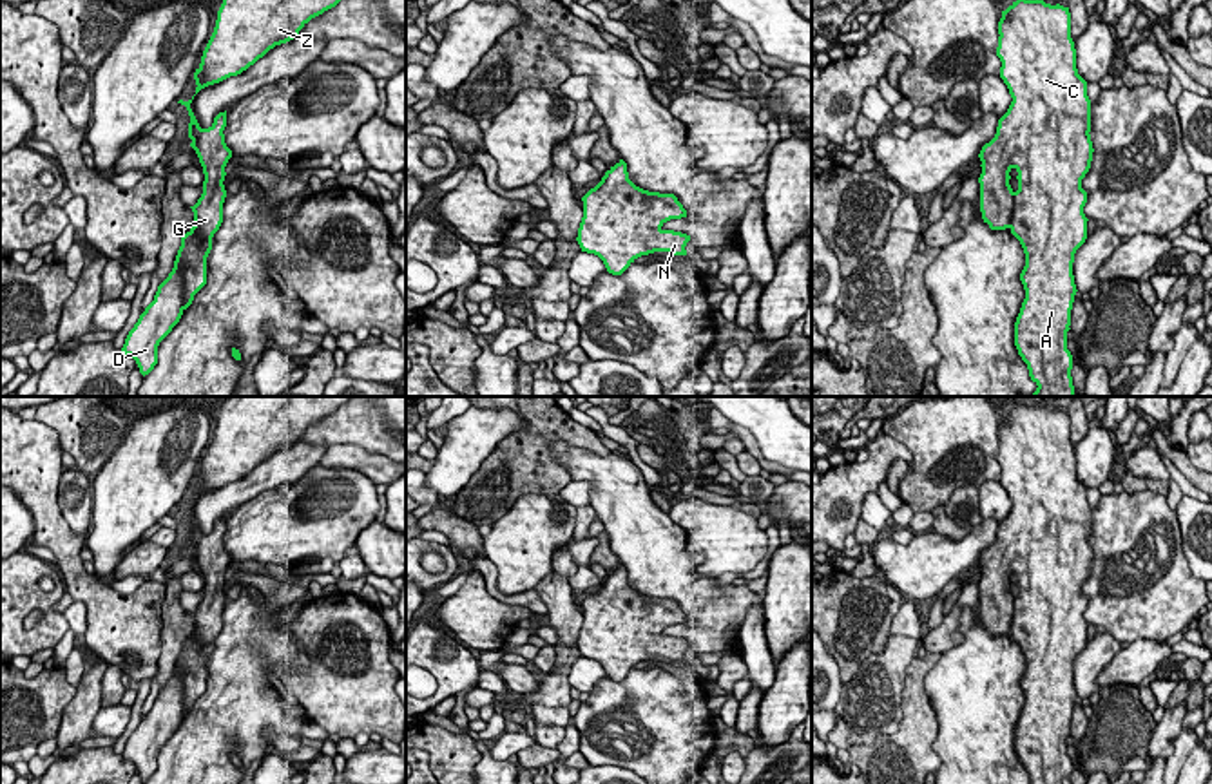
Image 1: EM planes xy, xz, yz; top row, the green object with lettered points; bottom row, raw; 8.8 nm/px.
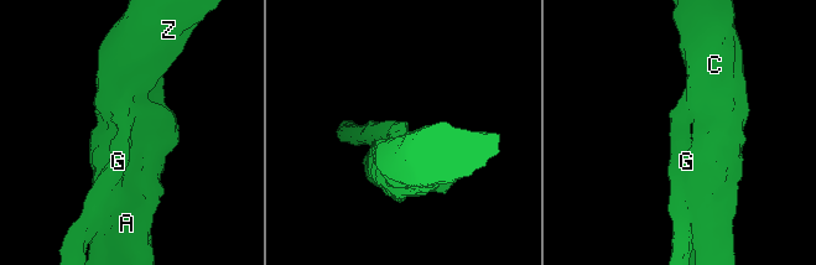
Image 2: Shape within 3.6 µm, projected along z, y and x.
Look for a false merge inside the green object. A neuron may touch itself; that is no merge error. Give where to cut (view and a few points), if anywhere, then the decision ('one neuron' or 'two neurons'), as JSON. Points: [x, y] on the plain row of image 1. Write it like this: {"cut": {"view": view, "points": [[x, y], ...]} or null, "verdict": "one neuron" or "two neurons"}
{"cut": null, "verdict": "one neuron"}

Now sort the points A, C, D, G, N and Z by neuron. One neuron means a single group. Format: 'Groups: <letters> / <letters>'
Groups: A C D G N Z

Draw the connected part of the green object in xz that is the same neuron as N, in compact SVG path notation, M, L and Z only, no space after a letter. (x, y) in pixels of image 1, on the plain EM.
M623 565L582 607L576 646L582 657L598 661L609 679L621 681L638 663L654 657L687 661L690 641L661 634L670 625L687 623L687 616L674 599L636 592Z

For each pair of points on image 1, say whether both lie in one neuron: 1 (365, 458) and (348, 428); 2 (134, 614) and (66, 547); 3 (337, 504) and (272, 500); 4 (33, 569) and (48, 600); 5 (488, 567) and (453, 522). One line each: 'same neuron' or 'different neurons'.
1: different neurons
2: same neuron
3: same neuron
4: same neuron
5: different neurons

